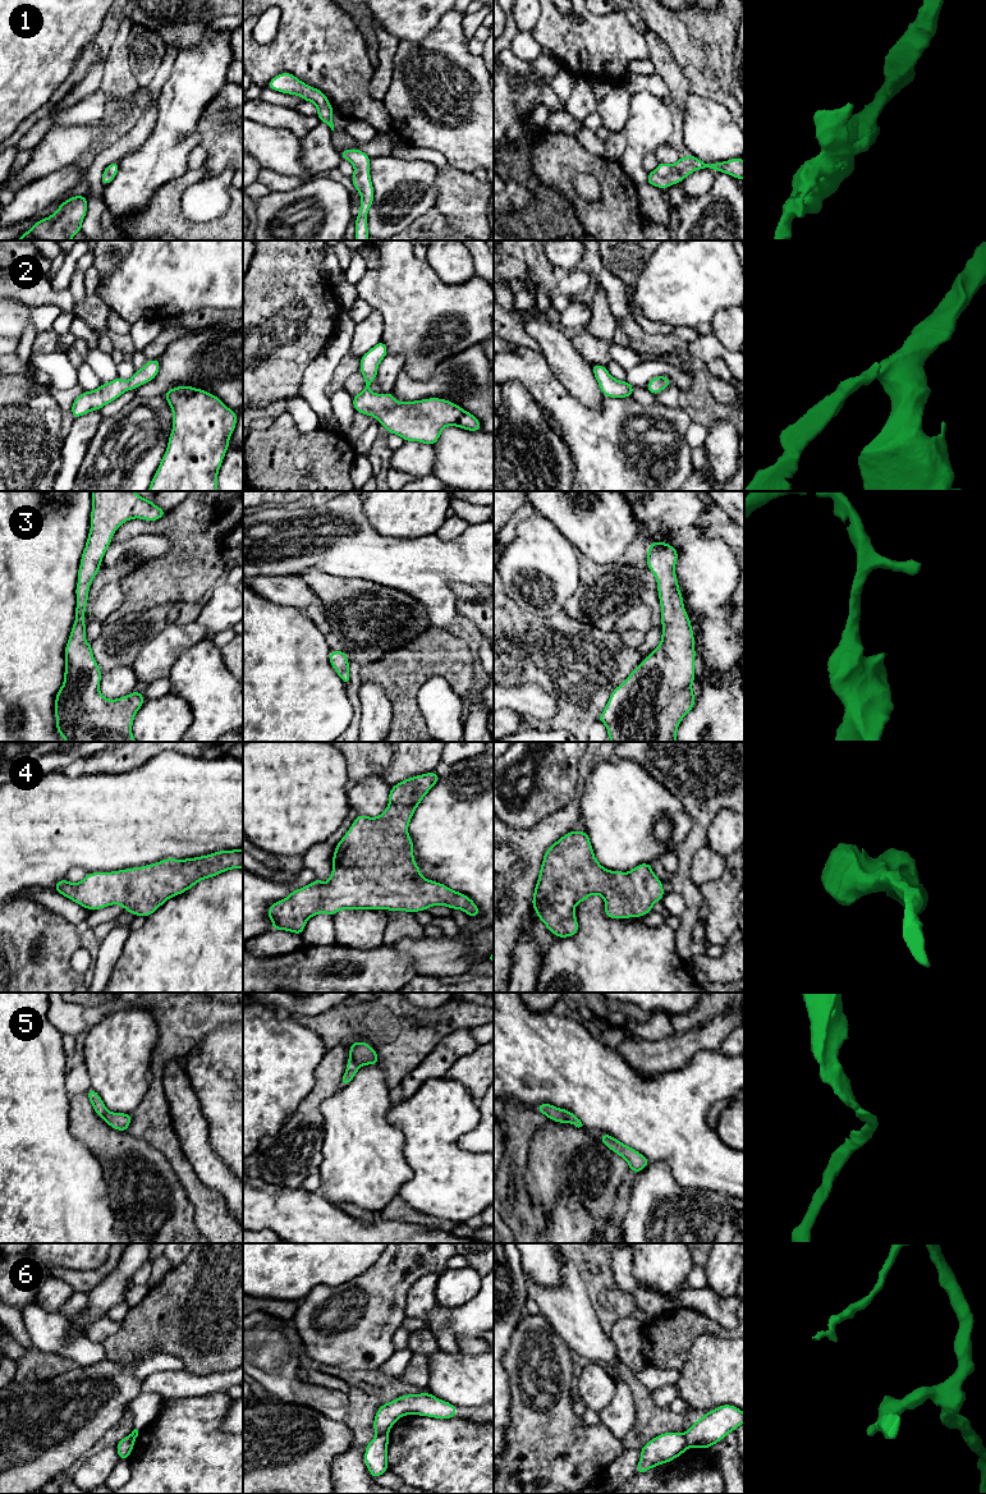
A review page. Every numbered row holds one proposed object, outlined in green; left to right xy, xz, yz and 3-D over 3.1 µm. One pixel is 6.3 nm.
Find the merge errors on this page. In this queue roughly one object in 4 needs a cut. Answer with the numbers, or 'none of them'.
6

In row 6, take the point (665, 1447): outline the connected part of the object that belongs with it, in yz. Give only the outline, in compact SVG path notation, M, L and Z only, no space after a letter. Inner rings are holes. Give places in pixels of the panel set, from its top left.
M664 1433L647 1442L641 1449L636 1474L643 1474L661 1463L669 1463L688 1448L683 1433Z

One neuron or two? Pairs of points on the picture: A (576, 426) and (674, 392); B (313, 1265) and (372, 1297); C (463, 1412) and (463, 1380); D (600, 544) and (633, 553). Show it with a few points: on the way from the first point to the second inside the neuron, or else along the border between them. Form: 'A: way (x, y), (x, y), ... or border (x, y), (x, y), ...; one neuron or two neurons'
A: border (656, 402), (664, 406), (677, 406); two neurons
B: border (370, 1266), (339, 1284), (315, 1287); two neurons
C: border (480, 1405), (455, 1406); two neurons
D: border (638, 535), (627, 546), (618, 562); two neurons

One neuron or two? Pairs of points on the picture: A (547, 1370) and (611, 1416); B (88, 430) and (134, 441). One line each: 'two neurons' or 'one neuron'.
A: two neurons
B: two neurons

